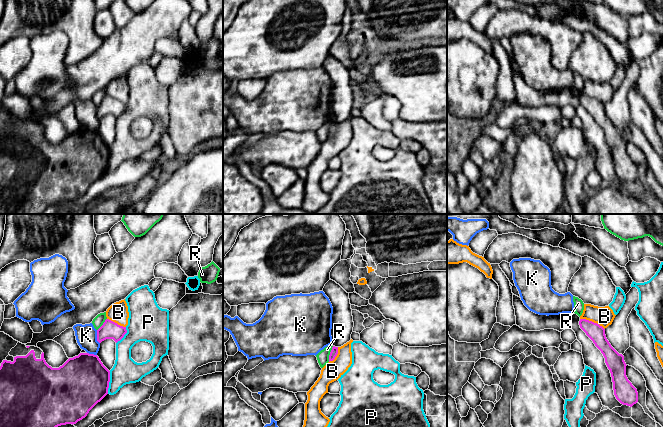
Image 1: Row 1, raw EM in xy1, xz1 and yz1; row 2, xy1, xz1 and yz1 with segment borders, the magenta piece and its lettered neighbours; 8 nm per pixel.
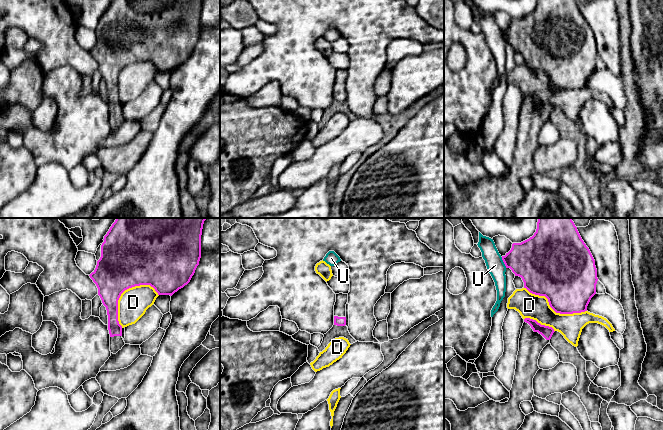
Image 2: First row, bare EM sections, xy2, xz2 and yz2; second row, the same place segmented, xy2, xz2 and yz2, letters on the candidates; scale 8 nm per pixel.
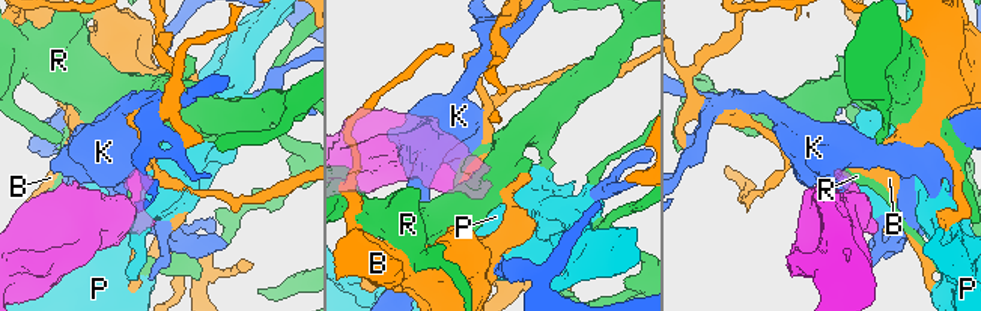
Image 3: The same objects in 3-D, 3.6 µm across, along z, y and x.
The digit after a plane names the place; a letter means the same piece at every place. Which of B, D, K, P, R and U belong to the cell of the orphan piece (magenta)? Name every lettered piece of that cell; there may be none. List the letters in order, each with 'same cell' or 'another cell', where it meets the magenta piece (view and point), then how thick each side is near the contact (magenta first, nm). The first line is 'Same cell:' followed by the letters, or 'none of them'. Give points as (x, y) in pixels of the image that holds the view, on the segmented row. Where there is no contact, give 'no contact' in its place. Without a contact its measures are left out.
Same cell: none of them
B: another cell; meets magenta in yz1 at (591, 321); 140 nm thick on the magenta side, 160 nm on the other
D: another cell; meets magenta in xy2 at (120, 295); 380 nm thick on the magenta side, 240 nm on the other
K: another cell; meets magenta in xy1 at (97, 337); 140 nm thick on the magenta side, 180 nm on the other
P: another cell; meets magenta in xy1 at (109, 381); 420 nm thick on the magenta side, 200 nm on the other
R: another cell; meets magenta in xz1 at (330, 354); 60 nm thick on the magenta side, 100 nm on the other
U: another cell; meets magenta in yz2 at (503, 261); 360 nm thick on the magenta side, 140 nm on the other

